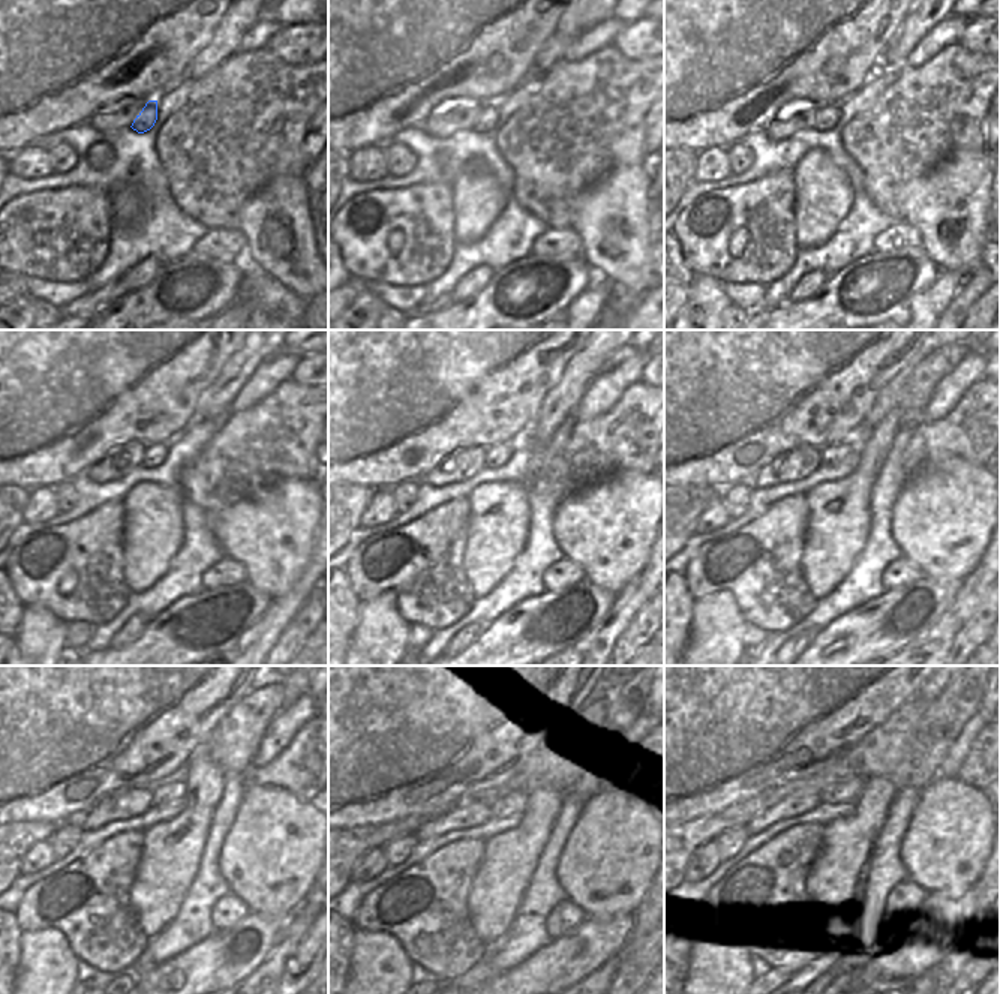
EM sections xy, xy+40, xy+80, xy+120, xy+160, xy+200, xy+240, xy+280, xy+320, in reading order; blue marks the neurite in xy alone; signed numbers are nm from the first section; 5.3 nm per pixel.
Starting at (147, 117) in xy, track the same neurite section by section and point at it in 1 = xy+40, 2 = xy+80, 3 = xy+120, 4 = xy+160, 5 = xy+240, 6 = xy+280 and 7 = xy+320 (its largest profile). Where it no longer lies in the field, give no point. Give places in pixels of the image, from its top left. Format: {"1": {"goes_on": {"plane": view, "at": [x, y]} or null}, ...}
{"1": {"goes_on": {"plane": "xy+40", "at": [489, 116]}}, "2": {"goes_on": {"plane": "xy+80", "at": [828, 114]}}, "3": {"goes_on": {"plane": "xy+120", "at": [155, 455]}}, "4": {"goes_on": {"plane": "xy+160", "at": [495, 456]}}, "5": {"goes_on": {"plane": "xy+240", "at": [162, 796]}}, "6": {"goes_on": {"plane": "xy+280", "at": [516, 799]}}, "7": {"goes_on": {"plane": "xy+320", "at": [849, 793]}}}

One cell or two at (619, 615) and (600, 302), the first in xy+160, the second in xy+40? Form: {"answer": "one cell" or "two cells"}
{"answer": "one cell"}

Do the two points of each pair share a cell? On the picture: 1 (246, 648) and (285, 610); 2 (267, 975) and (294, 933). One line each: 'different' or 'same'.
1: same
2: same

